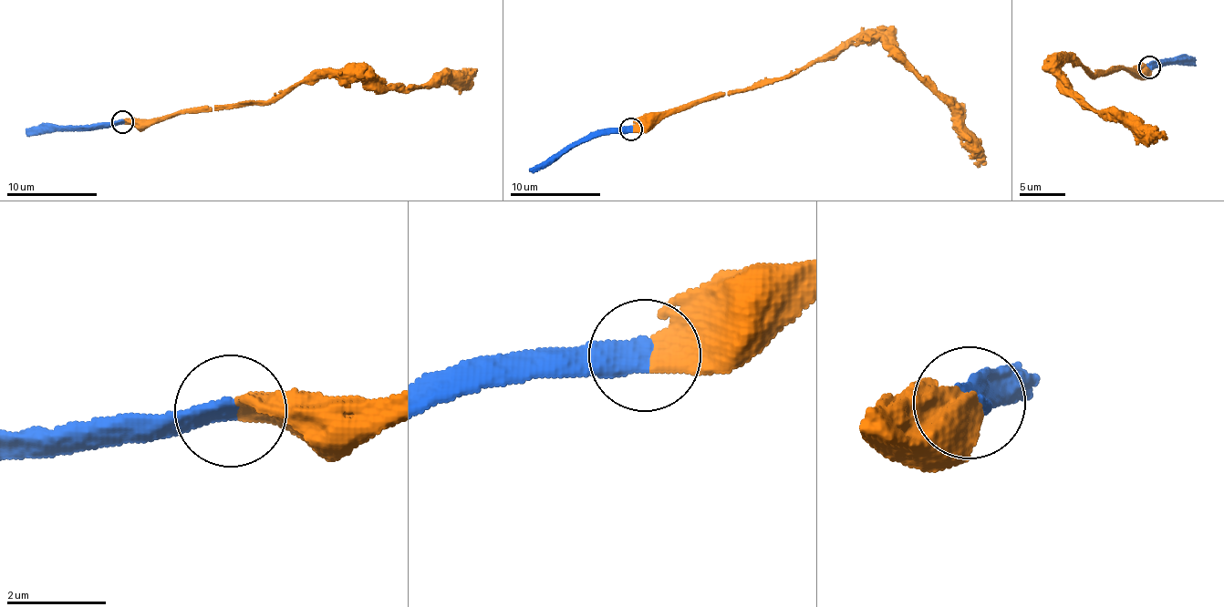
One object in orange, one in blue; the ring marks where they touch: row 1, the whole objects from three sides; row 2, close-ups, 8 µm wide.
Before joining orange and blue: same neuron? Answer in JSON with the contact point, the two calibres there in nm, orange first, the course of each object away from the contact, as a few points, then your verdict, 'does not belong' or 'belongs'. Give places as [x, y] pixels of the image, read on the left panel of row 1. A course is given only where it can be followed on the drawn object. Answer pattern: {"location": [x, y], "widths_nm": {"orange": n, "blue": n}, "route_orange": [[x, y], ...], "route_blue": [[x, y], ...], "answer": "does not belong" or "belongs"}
{"location": [122, 122], "widths_nm": {"orange": 500, "blue": 400}, "route_orange": [[123, 121], [271, 103], [299, 84], [329, 76], [375, 77], [392, 86], [413, 87], [459, 69], [476, 73]], "route_blue": [[123, 121], [55, 126], [26, 134]], "answer": "belongs"}

